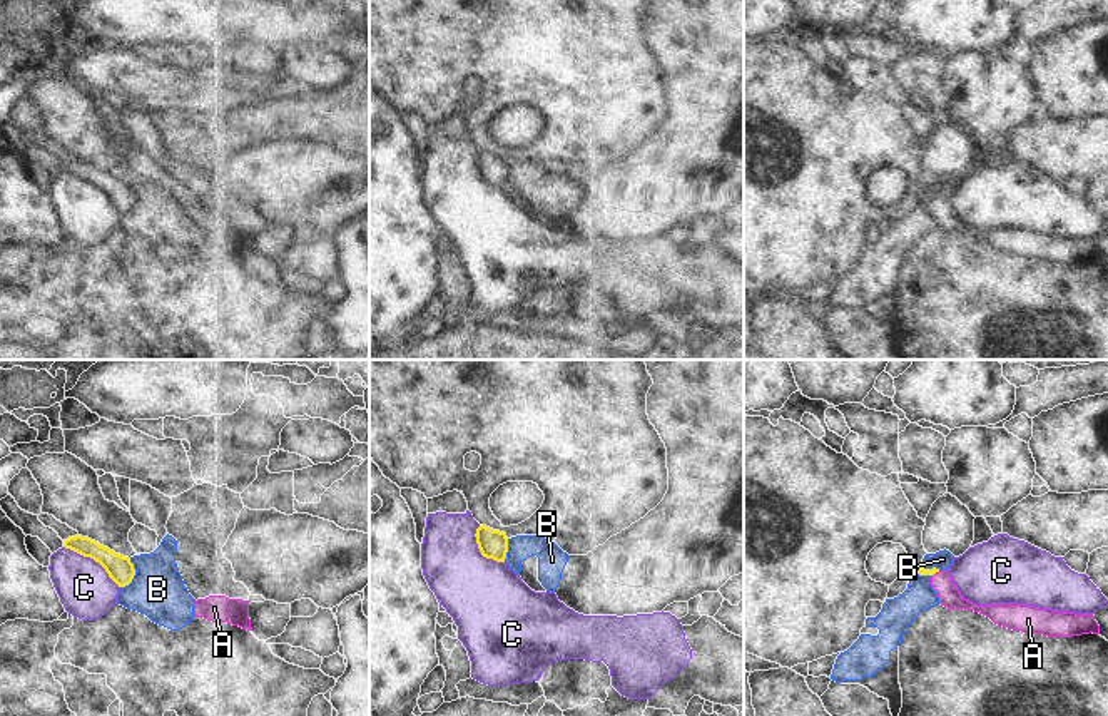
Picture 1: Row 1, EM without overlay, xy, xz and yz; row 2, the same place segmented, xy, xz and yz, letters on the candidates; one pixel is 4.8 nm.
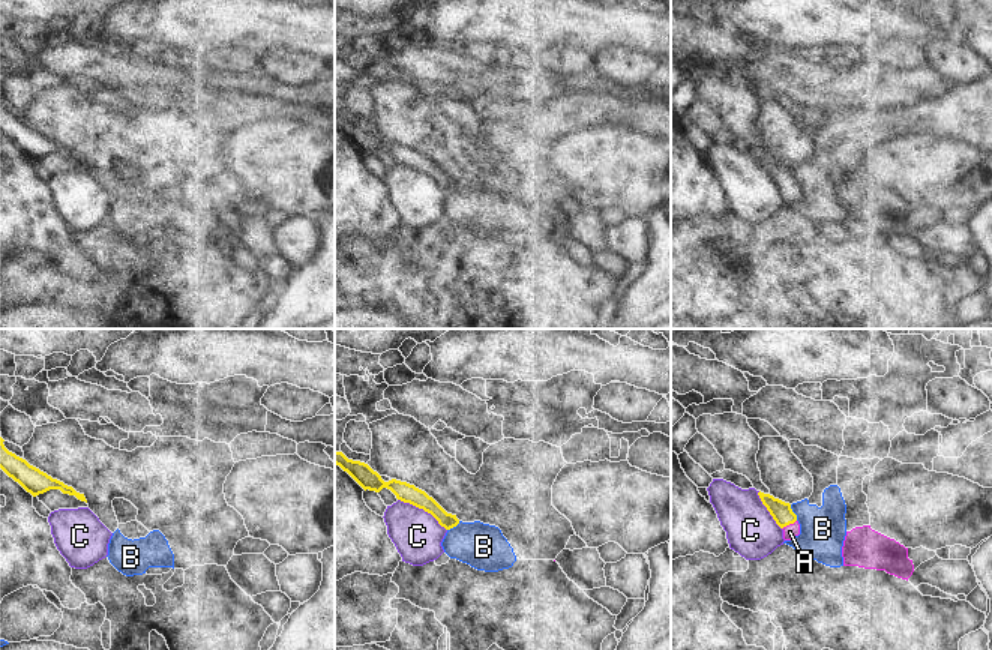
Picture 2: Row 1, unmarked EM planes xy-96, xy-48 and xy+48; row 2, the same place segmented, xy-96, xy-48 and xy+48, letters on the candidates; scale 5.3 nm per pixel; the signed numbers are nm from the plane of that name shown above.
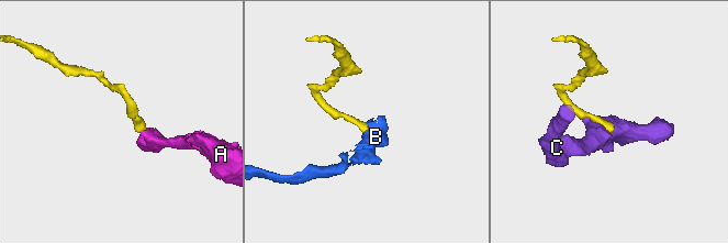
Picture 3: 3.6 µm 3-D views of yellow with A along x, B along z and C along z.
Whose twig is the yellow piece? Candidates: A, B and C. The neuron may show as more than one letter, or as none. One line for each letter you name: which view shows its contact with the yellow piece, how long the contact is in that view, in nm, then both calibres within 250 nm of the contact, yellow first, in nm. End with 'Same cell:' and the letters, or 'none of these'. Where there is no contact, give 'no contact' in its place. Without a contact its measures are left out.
A: yz | 50 nm | 40/100 nm
Same cell: A

